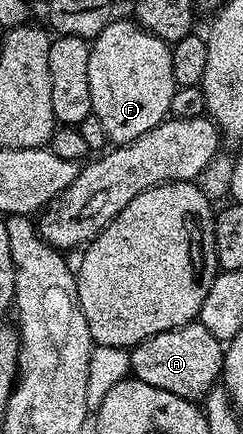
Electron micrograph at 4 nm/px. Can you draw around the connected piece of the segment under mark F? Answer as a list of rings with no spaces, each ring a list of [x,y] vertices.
[[[114,18],[99,35],[93,37],[89,46],[87,82],[91,85],[93,115],[103,122],[106,137],[114,145],[129,144],[135,138],[147,134],[147,130],[163,123],[169,116],[171,98],[178,90],[175,74],[171,74],[170,45],[141,27],[133,18]]]

